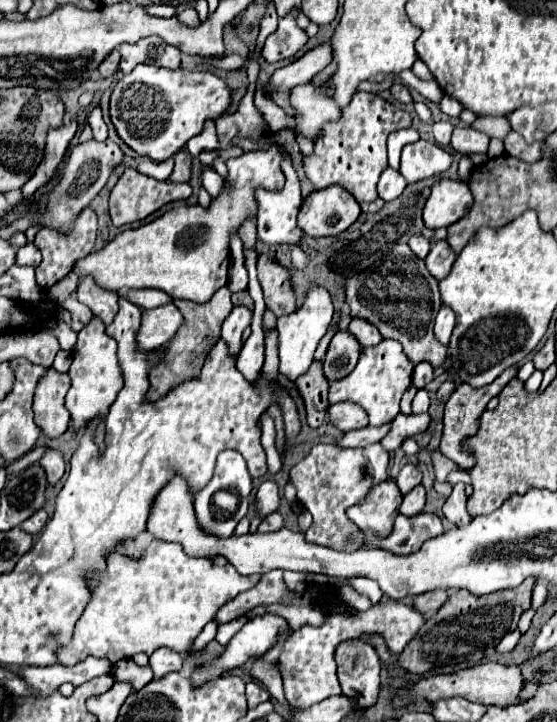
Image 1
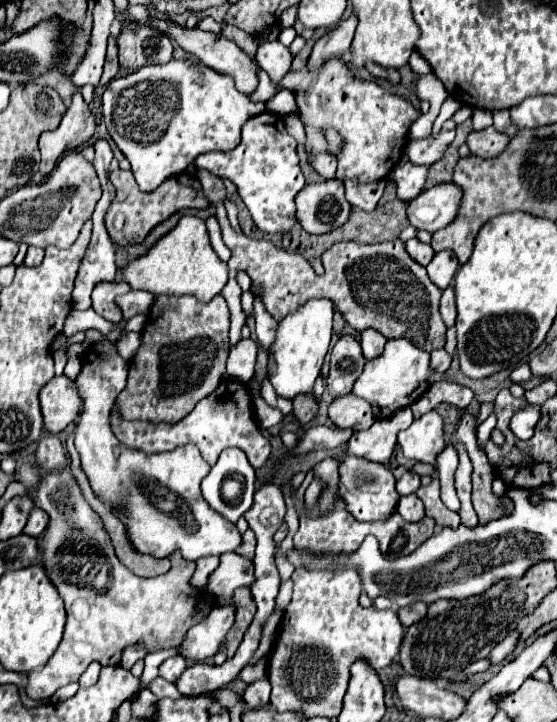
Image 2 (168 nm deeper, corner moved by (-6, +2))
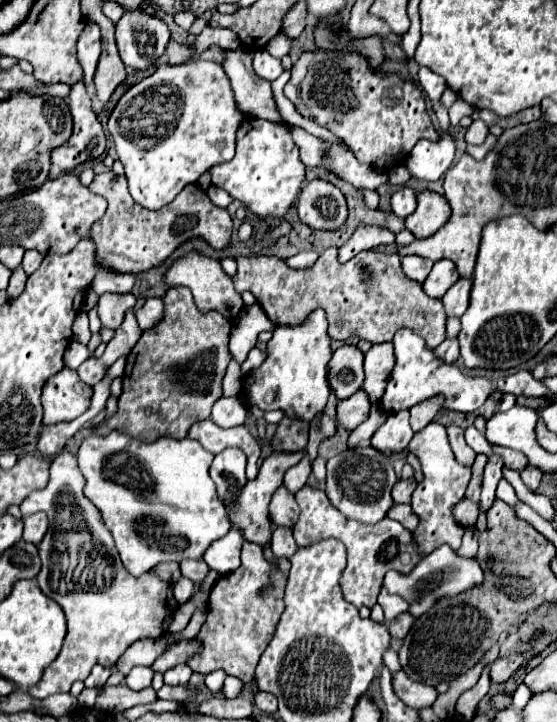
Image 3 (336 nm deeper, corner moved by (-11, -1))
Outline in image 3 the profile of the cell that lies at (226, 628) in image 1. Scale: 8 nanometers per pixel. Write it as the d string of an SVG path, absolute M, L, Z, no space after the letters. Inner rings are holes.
M214 671L214 673L208 673L206 679L204 679L204 685L212 691L212 693L218 693L220 687L222 687L222 681L224 679L224 673L222 671Z

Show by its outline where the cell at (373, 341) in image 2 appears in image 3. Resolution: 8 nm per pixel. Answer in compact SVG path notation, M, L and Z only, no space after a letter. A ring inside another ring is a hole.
M378 343L372 345L372 349L366 353L364 359L364 391L372 403L378 403L384 395L384 387L388 383L388 377L394 369L394 351L392 343Z

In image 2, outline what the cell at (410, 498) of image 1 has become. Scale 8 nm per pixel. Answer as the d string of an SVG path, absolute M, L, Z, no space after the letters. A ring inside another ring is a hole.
M409 494L409 496L401 496L399 504L397 504L397 512L403 516L403 520L407 522L419 522L419 518L425 516L425 506L419 500L417 494Z

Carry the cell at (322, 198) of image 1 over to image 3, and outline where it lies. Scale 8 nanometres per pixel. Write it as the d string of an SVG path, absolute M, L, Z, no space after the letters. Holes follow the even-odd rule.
M324 179L308 181L298 197L300 207L300 221L306 223L310 229L324 229L334 231L340 229L346 221L348 209L346 199L340 189Z

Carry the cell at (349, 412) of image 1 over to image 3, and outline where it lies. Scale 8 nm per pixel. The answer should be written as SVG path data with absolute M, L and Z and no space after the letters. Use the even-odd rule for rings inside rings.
M356 391L352 397L344 399L338 403L338 421L344 429L352 431L356 429L360 423L364 423L368 419L370 413L370 403L368 403L368 395L364 395L364 391Z

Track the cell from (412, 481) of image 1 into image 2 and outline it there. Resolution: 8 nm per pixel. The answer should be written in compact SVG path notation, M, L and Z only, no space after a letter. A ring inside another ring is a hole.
M405 472L401 480L397 480L397 490L401 496L407 496L407 494L413 494L417 492L421 486L421 476L415 474L415 472Z

